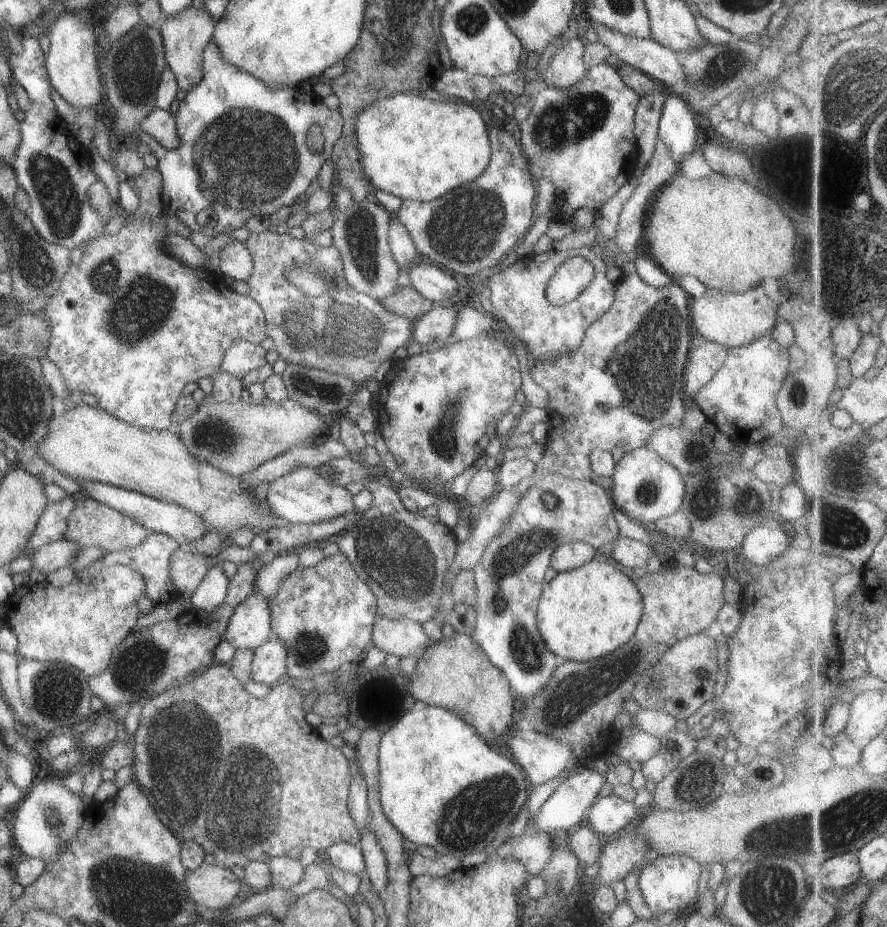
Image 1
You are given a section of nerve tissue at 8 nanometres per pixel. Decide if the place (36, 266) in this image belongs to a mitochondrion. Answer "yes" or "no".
yes

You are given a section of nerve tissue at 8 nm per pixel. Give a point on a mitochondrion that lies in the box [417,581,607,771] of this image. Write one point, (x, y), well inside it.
(523, 649)

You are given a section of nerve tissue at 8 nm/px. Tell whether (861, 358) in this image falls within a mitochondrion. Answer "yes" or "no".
no

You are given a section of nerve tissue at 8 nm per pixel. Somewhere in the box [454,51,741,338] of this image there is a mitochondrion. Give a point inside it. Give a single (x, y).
(560, 126)

